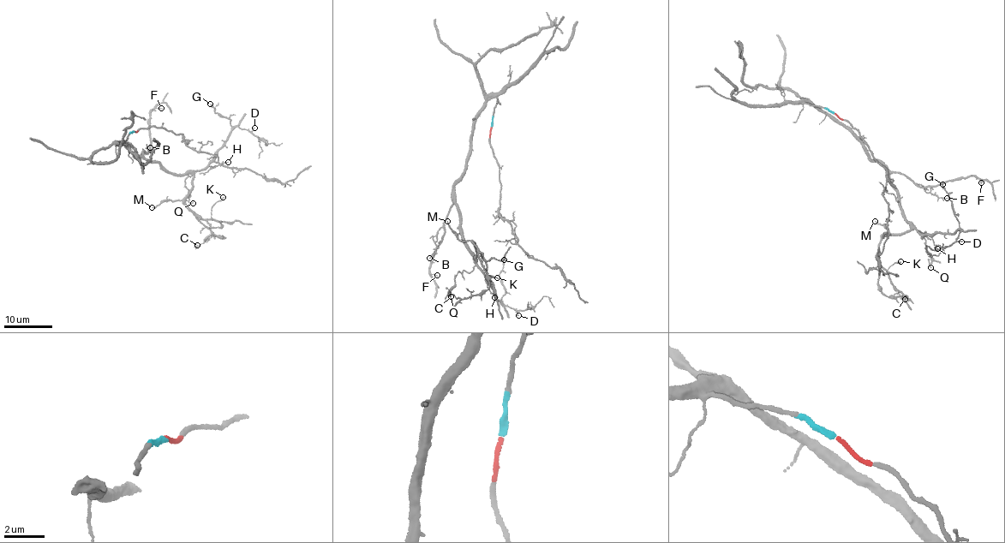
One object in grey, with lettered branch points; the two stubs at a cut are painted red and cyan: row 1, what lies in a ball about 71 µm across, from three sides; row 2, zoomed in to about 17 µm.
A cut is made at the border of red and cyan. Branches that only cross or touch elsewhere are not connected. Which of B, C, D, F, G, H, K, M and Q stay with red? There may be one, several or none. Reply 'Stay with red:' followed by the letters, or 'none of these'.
Stay with red: none of these

